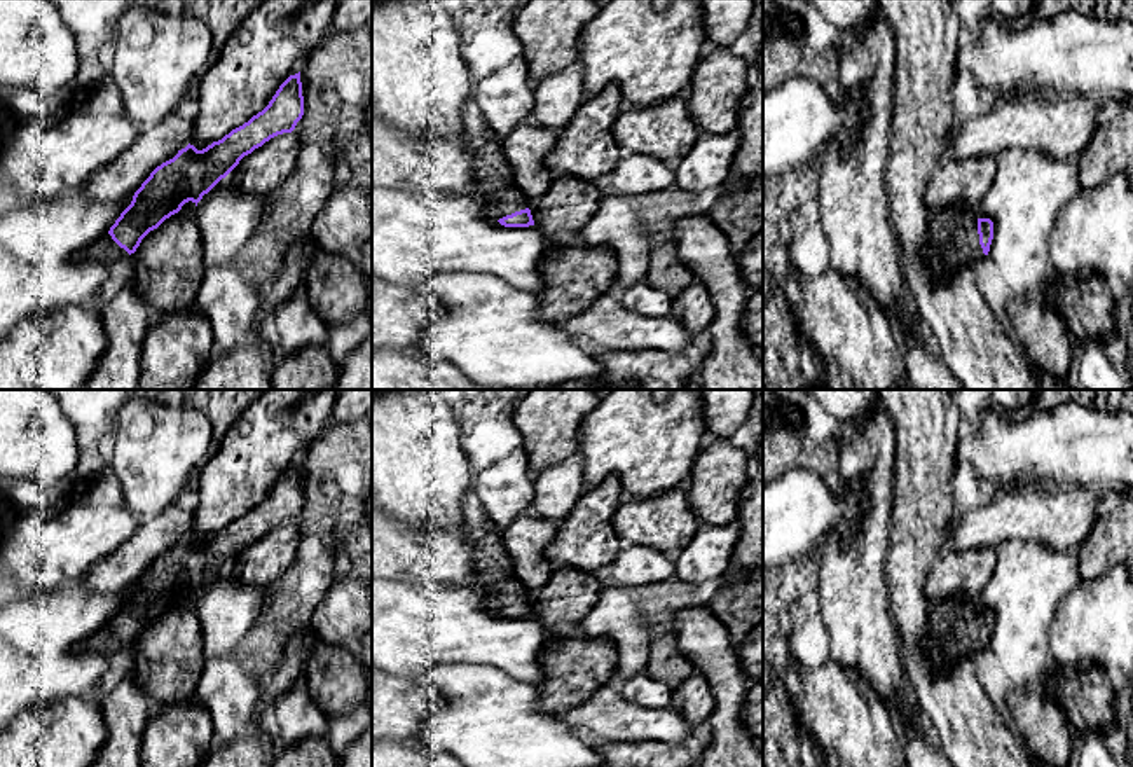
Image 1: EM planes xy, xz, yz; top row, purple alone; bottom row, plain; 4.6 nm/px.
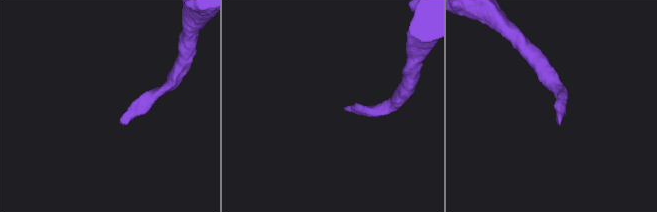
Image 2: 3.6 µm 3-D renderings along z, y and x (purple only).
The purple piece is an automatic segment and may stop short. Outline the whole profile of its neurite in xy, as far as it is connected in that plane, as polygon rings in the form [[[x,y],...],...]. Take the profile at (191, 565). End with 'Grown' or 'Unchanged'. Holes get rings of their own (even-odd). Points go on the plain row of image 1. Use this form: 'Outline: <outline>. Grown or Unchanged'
Outline: [[[300,463],[290,466],[269,496],[243,517],[203,542],[187,536],[157,557],[134,584],[108,625],[82,645],[84,652],[115,653],[131,646],[141,631],[192,592],[196,598],[239,552],[271,529],[292,524],[304,507]]]. Grown

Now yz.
Outline: [[[941,601],[930,610],[924,650],[936,669],[946,669],[965,655],[976,655],[990,643],[993,613],[974,603]]]. Grown

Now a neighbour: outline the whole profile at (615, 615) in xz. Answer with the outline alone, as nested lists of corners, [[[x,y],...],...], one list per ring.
[[[602,587],[595,606],[580,622],[585,638],[606,638],[616,652],[616,669],[609,685],[620,685],[637,673],[644,673],[649,650],[651,629],[641,617],[634,599],[634,589],[628,587]]]

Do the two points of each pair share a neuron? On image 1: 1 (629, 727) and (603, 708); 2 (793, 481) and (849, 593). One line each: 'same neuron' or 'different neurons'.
1: same neuron
2: different neurons

